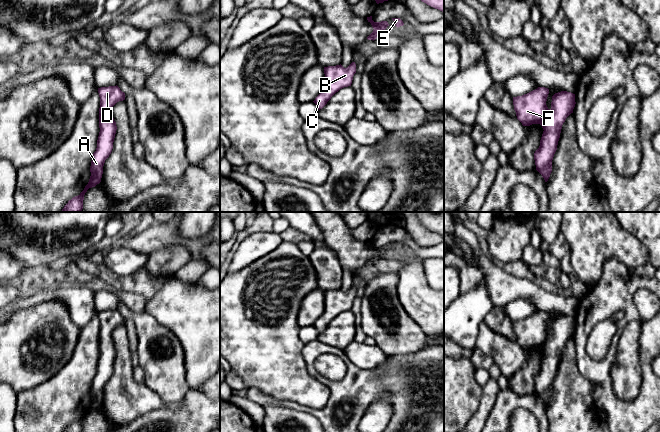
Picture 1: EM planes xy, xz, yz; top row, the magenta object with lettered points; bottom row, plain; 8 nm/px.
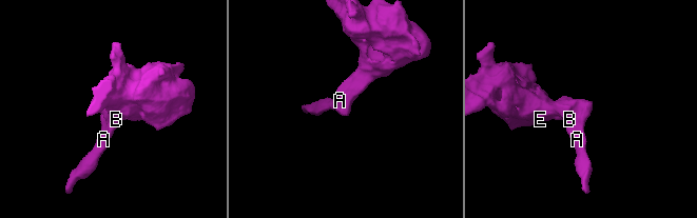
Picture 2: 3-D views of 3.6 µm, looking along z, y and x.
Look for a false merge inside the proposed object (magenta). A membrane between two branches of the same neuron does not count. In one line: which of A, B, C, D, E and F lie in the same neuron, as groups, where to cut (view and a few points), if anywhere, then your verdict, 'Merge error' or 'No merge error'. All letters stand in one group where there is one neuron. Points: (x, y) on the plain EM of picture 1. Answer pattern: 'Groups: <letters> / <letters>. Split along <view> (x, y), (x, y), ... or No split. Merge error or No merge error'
Groups: A B C D E F. No split. No merge error

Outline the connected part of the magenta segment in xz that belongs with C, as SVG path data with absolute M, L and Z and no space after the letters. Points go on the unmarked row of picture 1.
M352 286L347 292L344 292L341 288L336 290L324 291L324 313L313 325L318 333L322 333L331 323L331 321L340 313L351 310L355 297L355 286Z

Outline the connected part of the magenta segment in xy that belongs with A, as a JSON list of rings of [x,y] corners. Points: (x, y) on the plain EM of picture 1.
[[[117,309],[98,312],[98,317],[100,321],[100,356],[97,364],[97,372],[93,377],[91,385],[91,400],[84,414],[78,420],[69,424],[64,432],[83,432],[85,417],[89,412],[95,411],[101,406],[105,384],[109,381],[113,373],[113,366],[117,354],[116,346],[113,342],[113,330],[117,326],[125,324],[125,317]]]

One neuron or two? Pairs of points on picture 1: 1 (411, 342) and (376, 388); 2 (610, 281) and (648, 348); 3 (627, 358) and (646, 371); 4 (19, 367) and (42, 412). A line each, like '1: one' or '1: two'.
1: two
2: one
3: two
4: two

